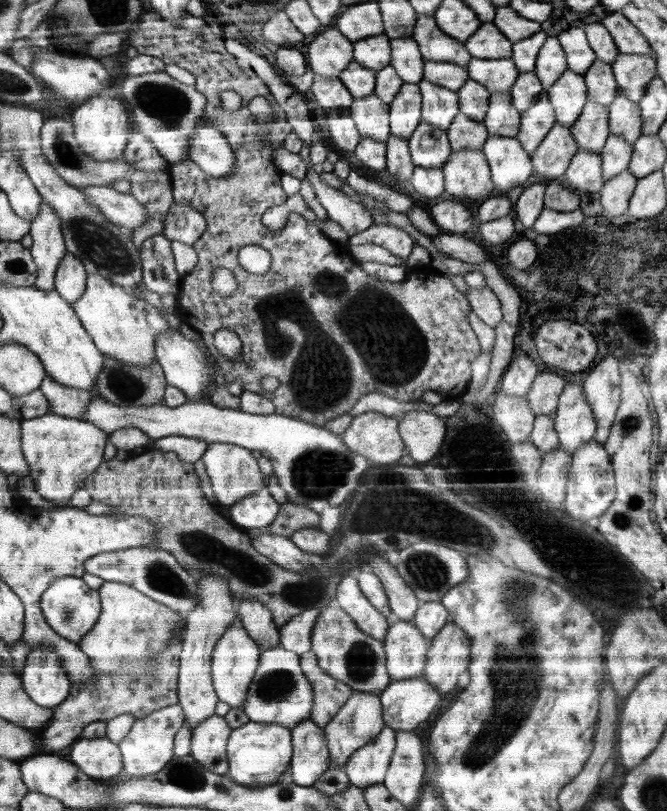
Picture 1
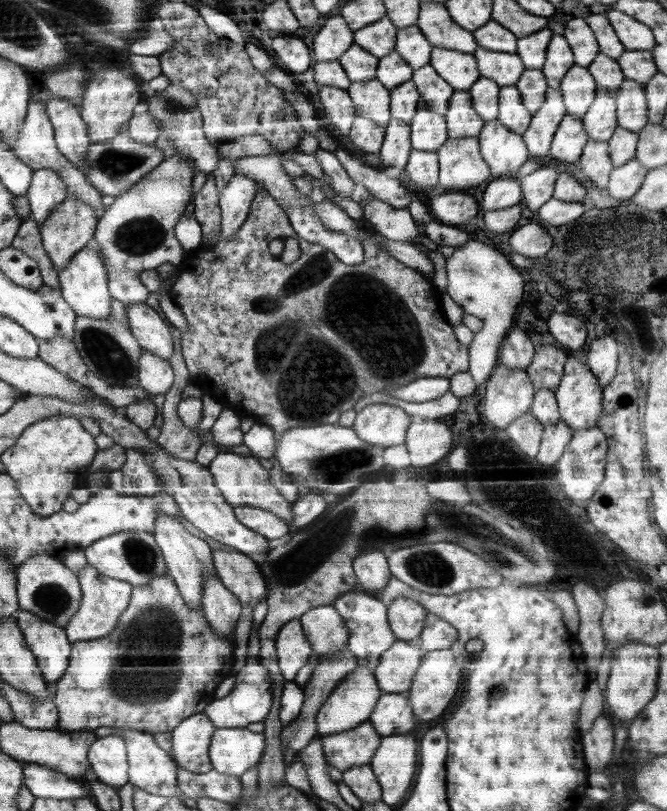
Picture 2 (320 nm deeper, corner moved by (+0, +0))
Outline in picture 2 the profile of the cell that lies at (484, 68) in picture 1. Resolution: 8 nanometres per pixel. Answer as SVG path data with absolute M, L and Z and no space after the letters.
M478 47L473 55L481 76L493 80L501 87L515 85L526 69L516 53Z

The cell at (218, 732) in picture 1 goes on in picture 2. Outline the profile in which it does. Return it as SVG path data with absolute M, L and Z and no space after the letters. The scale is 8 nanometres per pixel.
M193 714L185 718L180 725L174 727L172 735L171 754L177 766L188 772L204 774L212 769L209 758L209 746L212 744L213 734L218 728L205 715Z

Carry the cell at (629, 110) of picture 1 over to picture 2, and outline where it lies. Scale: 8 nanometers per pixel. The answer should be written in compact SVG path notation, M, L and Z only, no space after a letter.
M625 79L614 91L618 126L637 133L647 125L647 98L644 84Z

